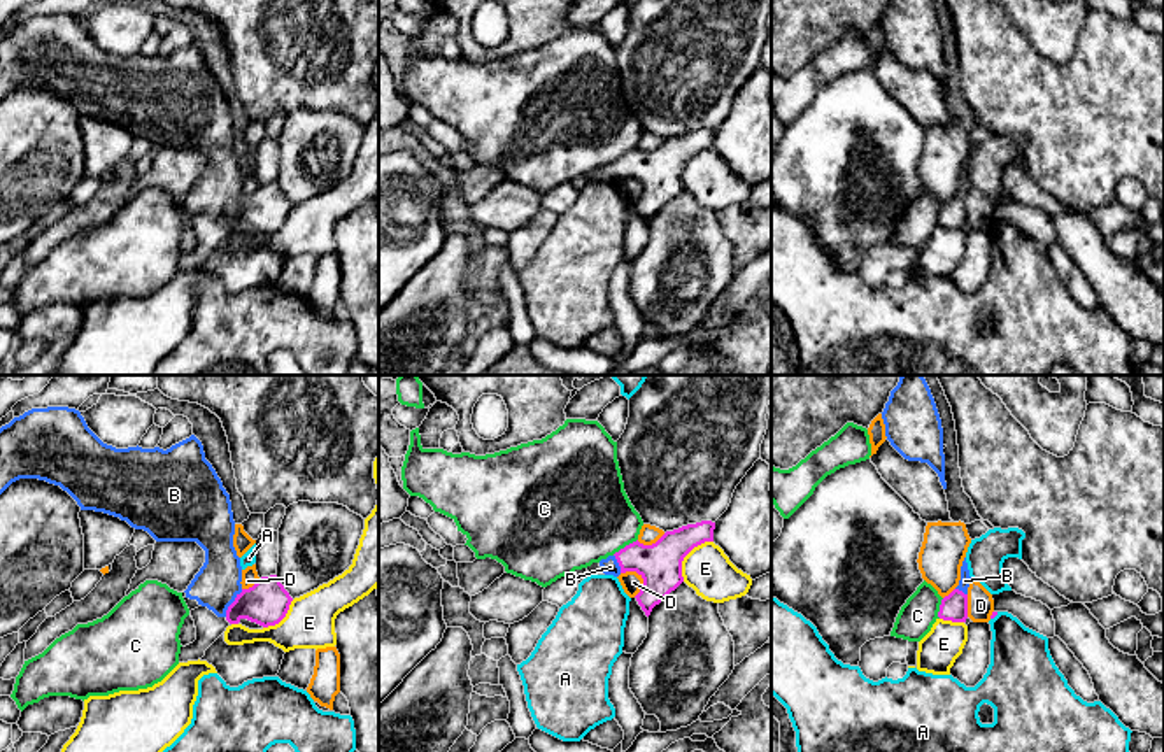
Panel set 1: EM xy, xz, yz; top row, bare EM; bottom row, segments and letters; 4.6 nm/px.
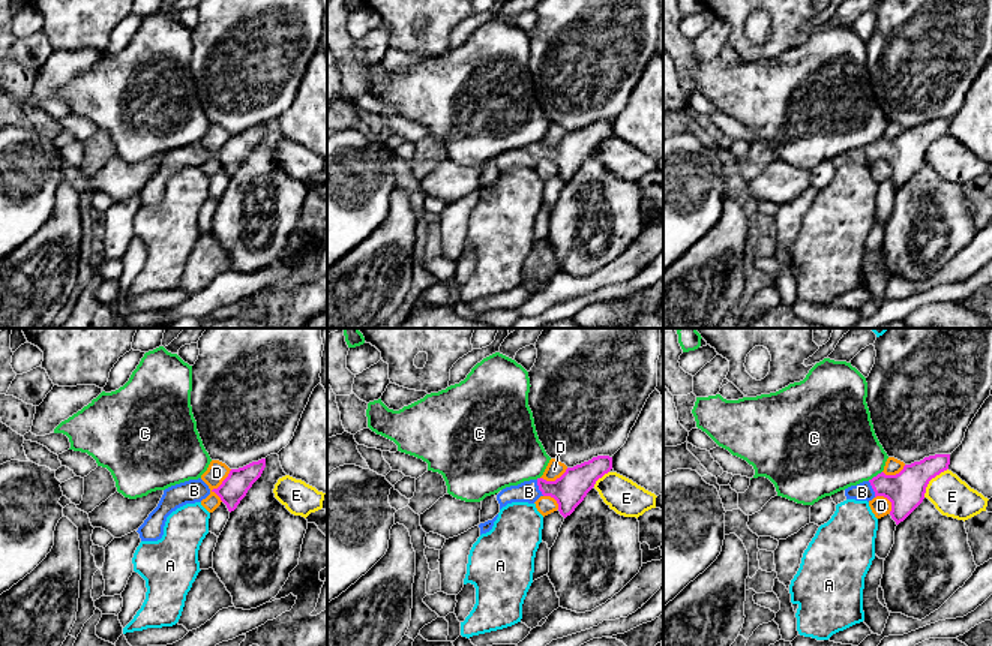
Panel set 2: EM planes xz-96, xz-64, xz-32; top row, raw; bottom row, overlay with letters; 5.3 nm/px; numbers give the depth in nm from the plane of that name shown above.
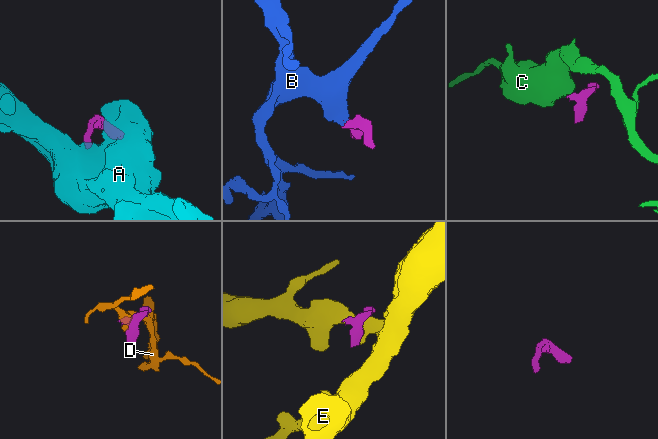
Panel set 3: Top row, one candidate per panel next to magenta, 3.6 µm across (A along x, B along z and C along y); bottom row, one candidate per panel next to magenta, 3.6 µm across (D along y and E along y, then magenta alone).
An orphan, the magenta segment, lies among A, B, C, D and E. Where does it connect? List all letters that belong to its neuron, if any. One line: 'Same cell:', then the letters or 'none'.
Same cell: B

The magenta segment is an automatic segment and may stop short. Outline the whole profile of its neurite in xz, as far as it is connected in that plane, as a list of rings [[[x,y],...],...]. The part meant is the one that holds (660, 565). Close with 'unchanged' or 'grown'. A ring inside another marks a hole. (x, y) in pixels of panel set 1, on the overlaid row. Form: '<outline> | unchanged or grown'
[[[701,521],[673,531],[666,531],[656,543],[643,545],[638,540],[614,556],[600,561],[605,575],[619,577],[636,571],[643,578],[635,596],[645,615],[659,605],[682,582],[682,561],[698,545],[713,542],[715,522]]] | grown

